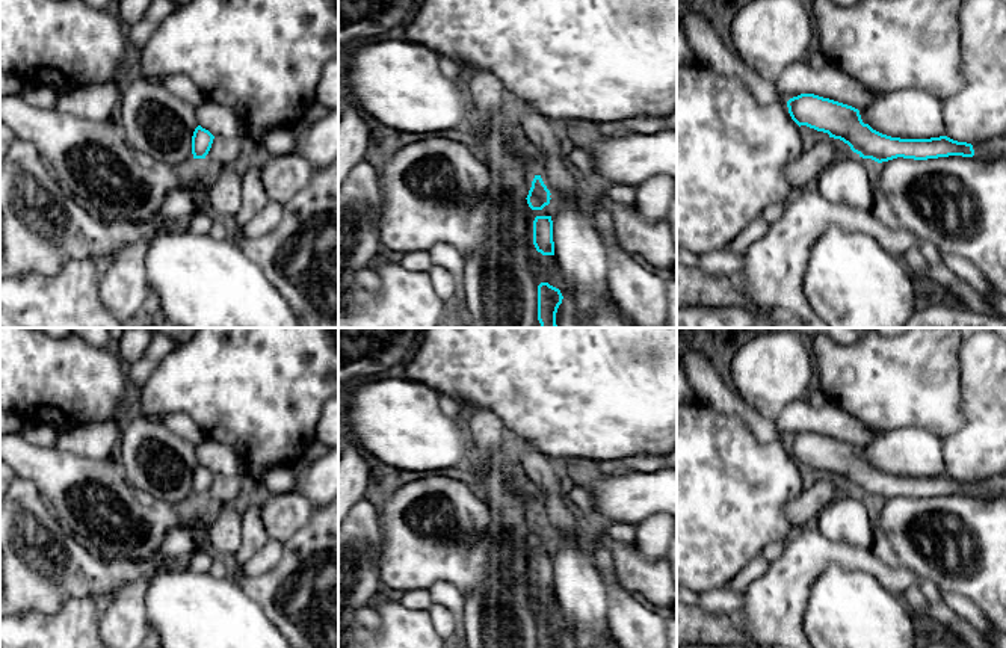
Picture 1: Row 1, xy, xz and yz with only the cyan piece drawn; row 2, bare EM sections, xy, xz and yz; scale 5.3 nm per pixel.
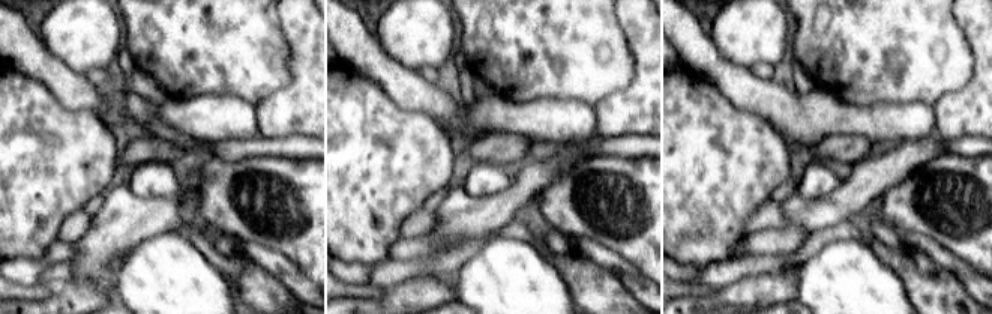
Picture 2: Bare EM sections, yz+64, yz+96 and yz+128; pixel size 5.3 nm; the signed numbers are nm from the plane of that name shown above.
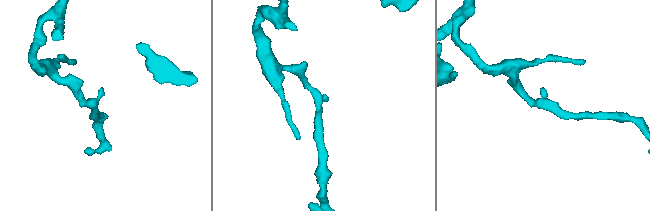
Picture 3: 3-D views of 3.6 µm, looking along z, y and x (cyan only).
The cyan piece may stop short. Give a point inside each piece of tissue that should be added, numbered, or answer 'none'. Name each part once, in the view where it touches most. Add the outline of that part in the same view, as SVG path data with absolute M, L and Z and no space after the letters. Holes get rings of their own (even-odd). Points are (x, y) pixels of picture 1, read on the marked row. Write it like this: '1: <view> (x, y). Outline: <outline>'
none

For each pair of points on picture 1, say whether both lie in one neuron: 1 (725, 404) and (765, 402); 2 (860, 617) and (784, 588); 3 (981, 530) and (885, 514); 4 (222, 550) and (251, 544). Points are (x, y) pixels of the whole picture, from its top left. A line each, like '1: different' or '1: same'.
1: different
2: different
3: same
4: different

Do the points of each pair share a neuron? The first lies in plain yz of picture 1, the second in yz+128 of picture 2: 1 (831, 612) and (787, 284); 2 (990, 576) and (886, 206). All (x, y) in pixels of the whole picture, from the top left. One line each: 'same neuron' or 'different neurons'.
1: different neurons
2: same neuron

